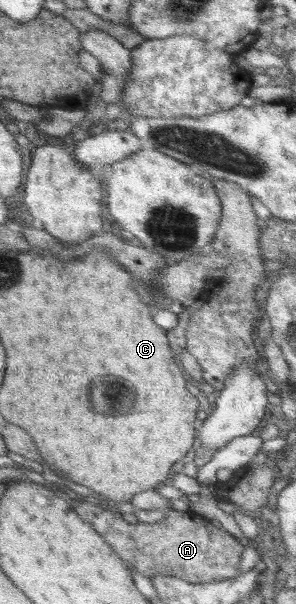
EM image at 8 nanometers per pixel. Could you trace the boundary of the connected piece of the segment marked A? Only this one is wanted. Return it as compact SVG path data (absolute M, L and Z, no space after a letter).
M77 498L73 506L79 518L114 548L128 568L146 577L171 575L190 583L210 583L235 578L242 573L239 562L245 546L225 529L213 526L210 520L196 513L186 513L179 521L173 514L155 524L129 524L119 513L98 507L90 499Z

